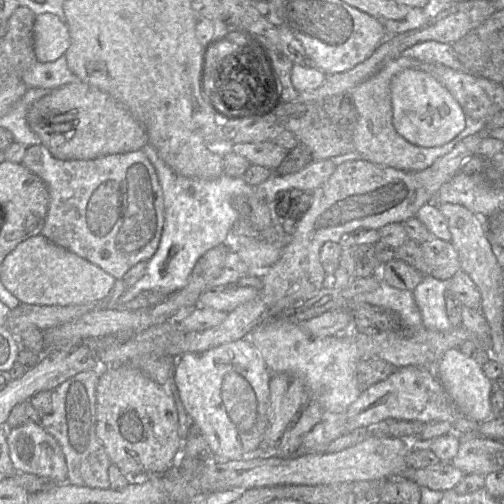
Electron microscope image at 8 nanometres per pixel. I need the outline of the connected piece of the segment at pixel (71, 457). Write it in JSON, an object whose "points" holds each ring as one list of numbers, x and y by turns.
{"points":[[99,370,80,372,52,391,51,413,43,415,41,425,61,446,68,469,68,483,81,487,109,489,111,461,96,435,96,388]]}

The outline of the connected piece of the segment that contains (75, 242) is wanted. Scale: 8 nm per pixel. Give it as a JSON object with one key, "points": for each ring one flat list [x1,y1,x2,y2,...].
{"points":[[38,144,27,149,21,163,28,170,37,175,45,183,48,189,49,207,41,235,53,243,99,266,115,279,122,279,131,267,139,262,148,262,154,256,159,247,164,228,165,207,163,192,155,168,142,149,134,152,106,155,92,160,60,160,55,158,43,144]]}

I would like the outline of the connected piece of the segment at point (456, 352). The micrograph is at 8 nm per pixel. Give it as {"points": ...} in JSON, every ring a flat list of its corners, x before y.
{"points":[[458,347,451,348,436,366,444,389,467,418,482,422,496,417,491,406,493,381,484,374,482,366,473,357,466,356]]}

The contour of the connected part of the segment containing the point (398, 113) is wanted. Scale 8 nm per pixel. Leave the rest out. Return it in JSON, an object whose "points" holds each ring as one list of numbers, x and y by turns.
{"points":[[407,68,391,82,393,126,407,141,423,146,442,146,457,137,466,127,466,114,449,90,430,74]]}

